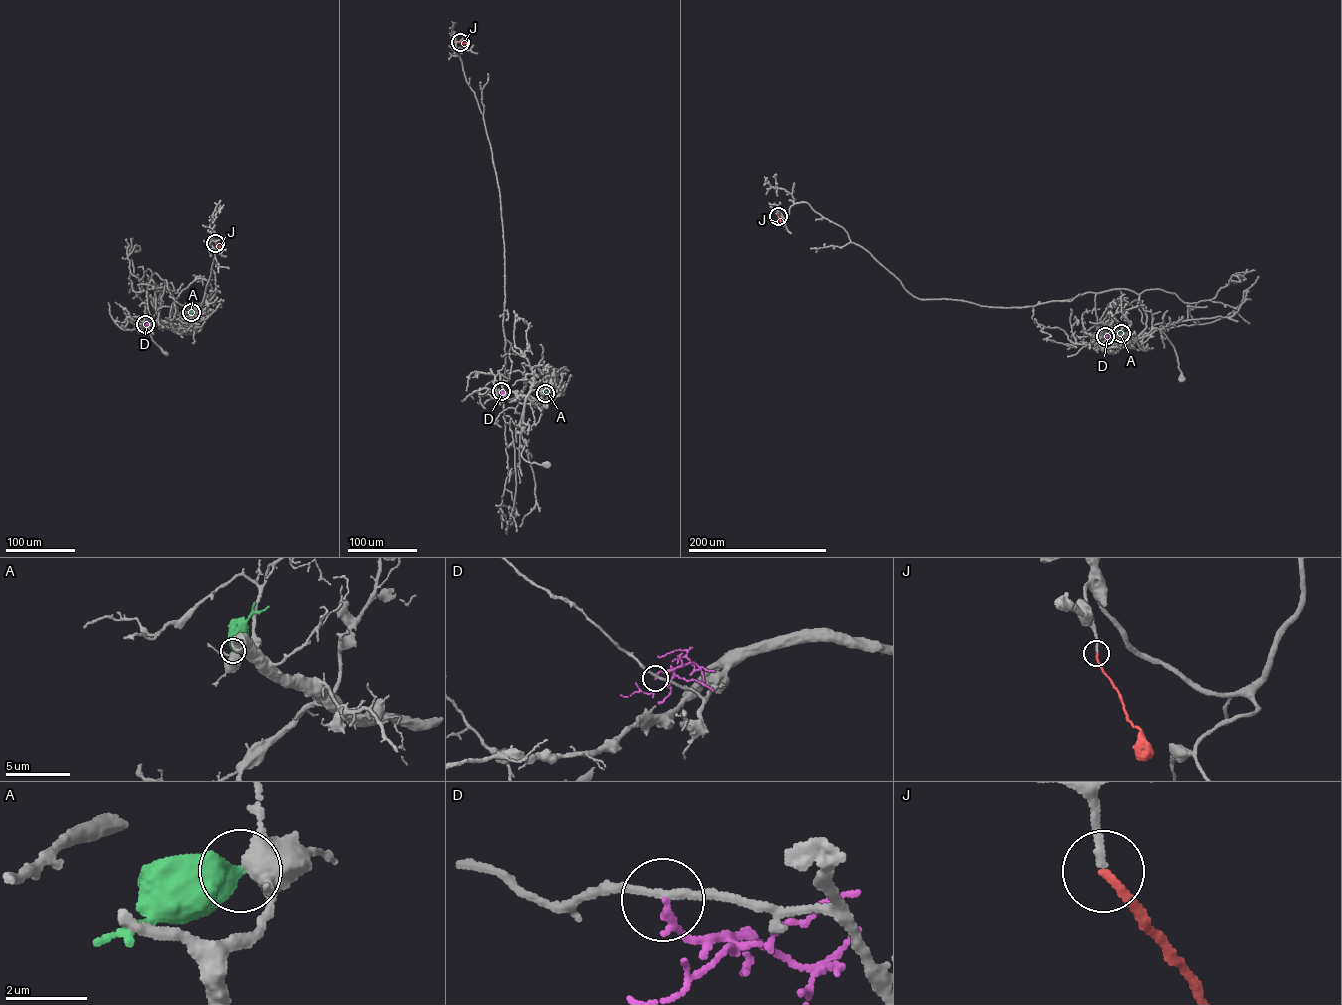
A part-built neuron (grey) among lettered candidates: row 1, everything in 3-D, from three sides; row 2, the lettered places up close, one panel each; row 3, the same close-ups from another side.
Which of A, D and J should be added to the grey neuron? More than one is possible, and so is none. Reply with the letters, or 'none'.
J

